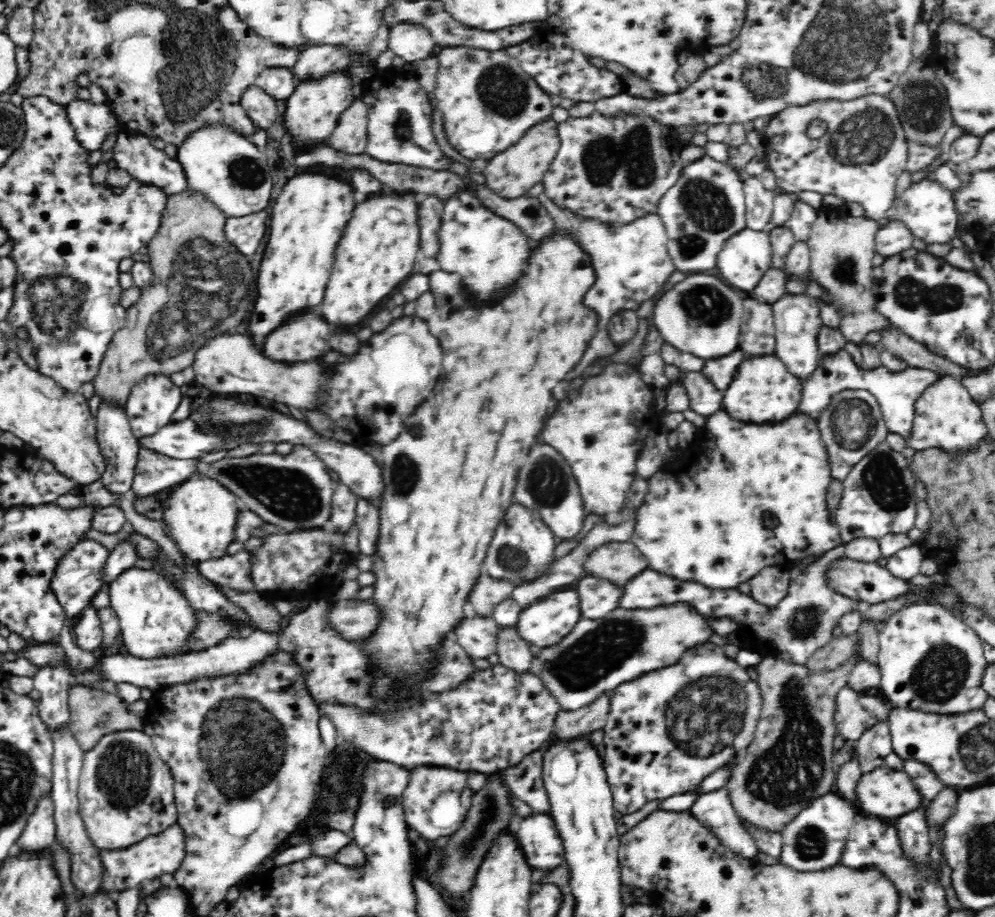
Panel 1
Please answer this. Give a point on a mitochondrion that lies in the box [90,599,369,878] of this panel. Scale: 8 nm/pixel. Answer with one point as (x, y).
(231, 727)

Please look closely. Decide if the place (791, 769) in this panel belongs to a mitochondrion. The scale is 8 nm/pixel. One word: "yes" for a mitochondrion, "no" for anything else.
yes

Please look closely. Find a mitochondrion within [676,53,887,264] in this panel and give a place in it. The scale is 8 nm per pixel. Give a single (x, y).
(761, 79)

